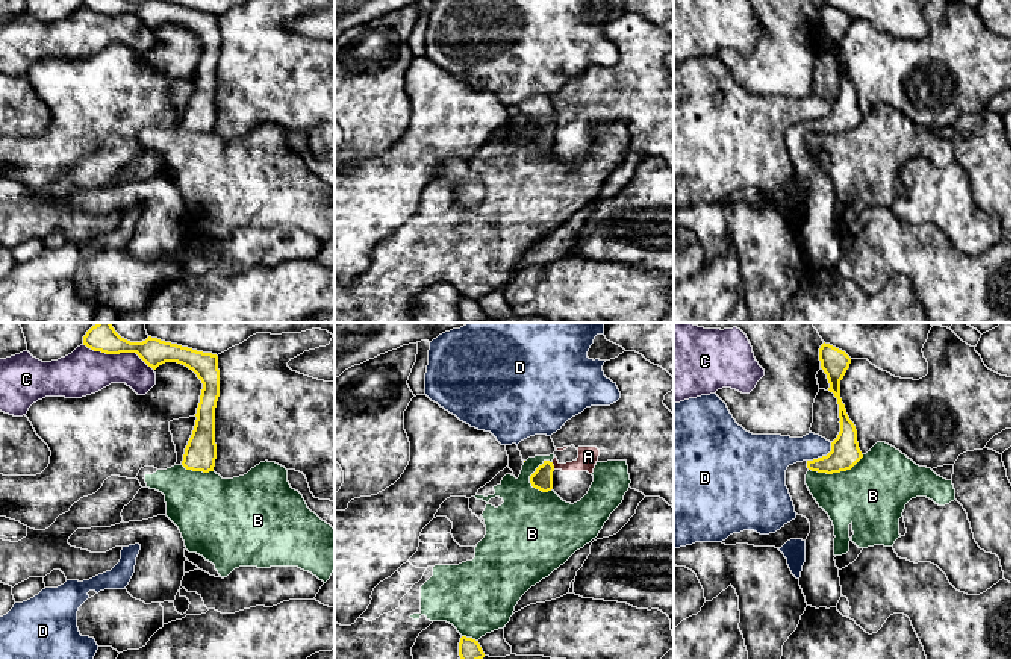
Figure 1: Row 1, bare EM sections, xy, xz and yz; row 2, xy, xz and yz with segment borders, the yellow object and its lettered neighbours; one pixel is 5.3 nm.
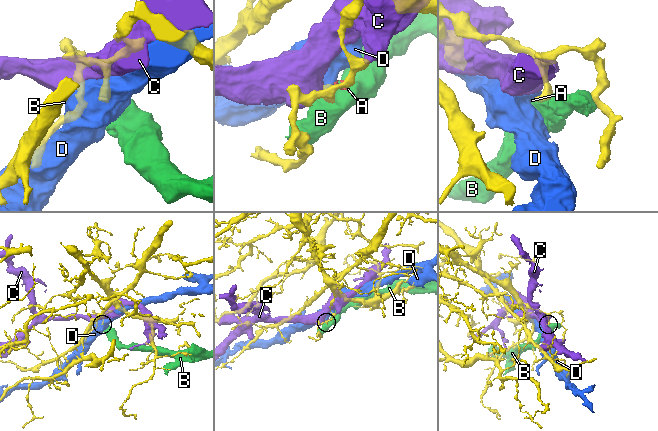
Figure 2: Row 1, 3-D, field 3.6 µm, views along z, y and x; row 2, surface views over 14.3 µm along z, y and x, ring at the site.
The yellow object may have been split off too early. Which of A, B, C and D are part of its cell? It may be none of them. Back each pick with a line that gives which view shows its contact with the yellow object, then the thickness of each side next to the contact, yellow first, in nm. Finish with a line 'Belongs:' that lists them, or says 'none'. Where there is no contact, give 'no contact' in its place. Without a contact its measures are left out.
Belongs: none

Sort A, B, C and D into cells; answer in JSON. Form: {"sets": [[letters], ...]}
{"sets": [["A"], ["B"], ["C"], ["D"]]}

